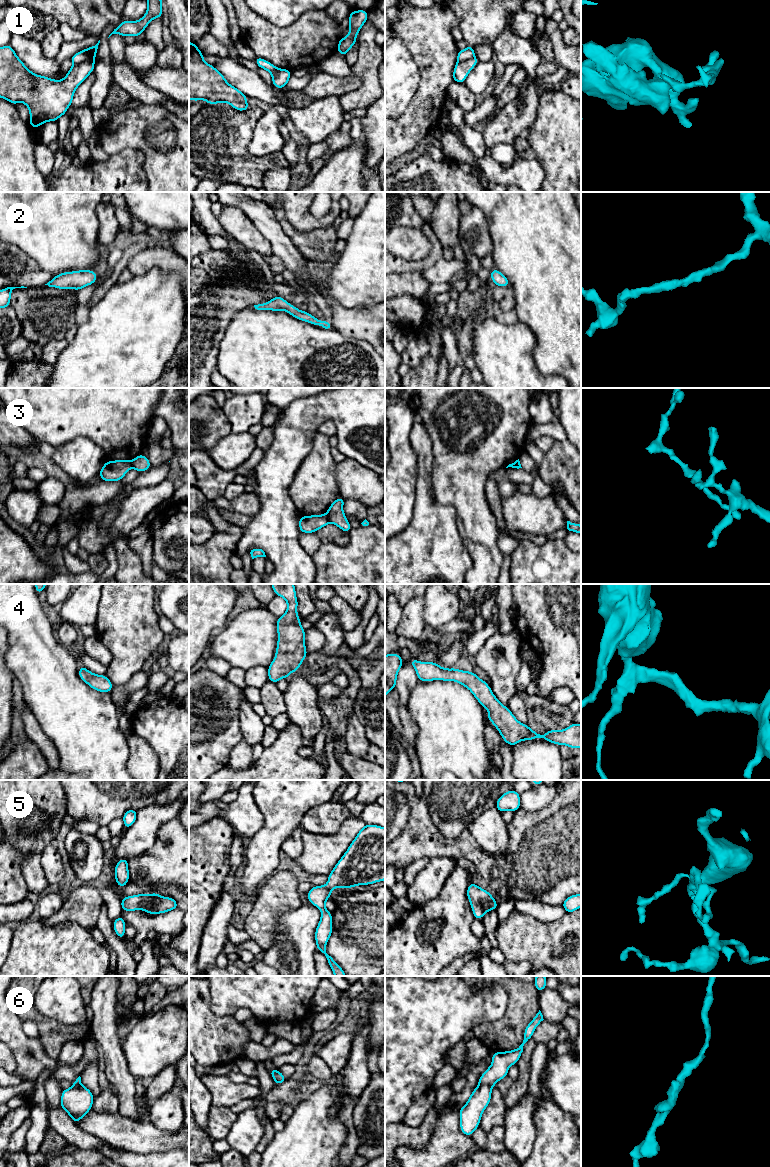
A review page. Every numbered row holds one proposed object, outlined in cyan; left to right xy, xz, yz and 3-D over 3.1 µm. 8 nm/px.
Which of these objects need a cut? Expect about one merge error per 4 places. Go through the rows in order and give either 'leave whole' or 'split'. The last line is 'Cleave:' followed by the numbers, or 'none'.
1: split
2: leave whole
3: split
4: leave whole
5: leave whole
6: split
Cleave: 1, 3, 6

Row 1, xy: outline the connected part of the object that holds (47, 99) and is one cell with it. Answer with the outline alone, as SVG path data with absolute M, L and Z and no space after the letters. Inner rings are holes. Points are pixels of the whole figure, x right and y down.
M8 44L0 47L0 98L13 105L19 102L24 103L29 108L29 124L33 129L45 122L56 122L59 117L66 114L72 104L75 90L94 71L94 65L94 59L87 59L73 65L62 80L54 80L30 71Z

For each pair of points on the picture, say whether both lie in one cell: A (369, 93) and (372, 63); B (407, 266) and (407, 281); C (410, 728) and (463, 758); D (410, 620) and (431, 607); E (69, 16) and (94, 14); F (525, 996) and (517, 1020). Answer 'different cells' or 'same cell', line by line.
A: same cell
B: different cells
C: different cells
D: different cells
E: different cells
F: same cell

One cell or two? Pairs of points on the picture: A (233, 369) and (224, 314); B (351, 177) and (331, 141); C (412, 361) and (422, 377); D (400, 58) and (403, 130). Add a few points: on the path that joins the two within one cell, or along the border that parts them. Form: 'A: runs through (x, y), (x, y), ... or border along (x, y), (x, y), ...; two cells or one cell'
A: border along (240, 309), (233, 315), (218, 350); two cells
B: border along (351, 142), (335, 152), (326, 161); two cells
C: border along (428, 353), (416, 365), (410, 368); two cells
D: border along (415, 93), (407, 108), (395, 118); two cells

